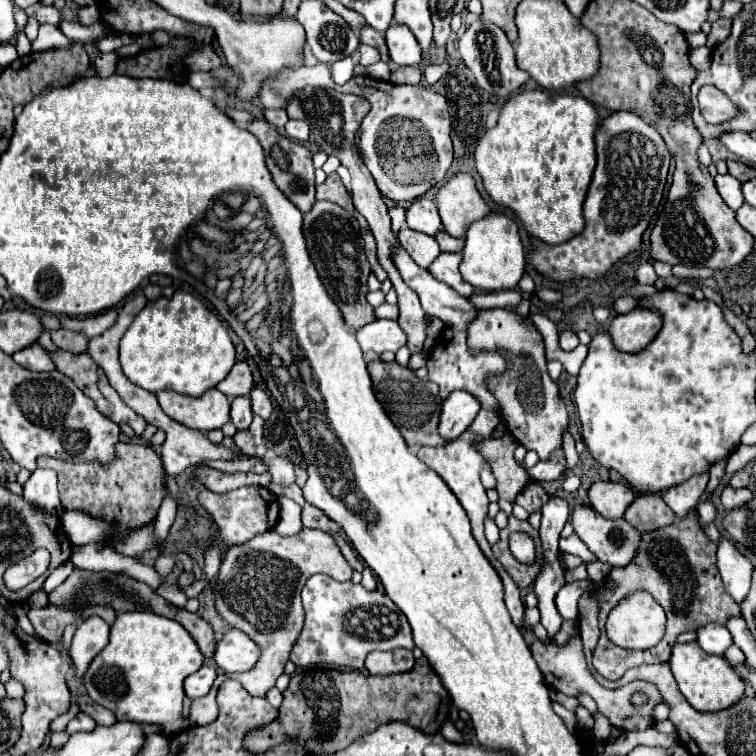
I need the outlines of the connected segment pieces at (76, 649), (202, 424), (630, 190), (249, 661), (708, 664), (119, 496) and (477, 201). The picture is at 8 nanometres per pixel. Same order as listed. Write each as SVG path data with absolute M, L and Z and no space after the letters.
M90 616L76 628L70 646L70 658L74 662L78 678L84 676L92 658L108 644L110 638L108 634L110 634L110 626L100 616Z
M216 388L198 398L170 390L158 392L156 396L162 410L188 428L208 432L214 428L222 428L230 420L230 400Z
M620 110L620 112L614 112L608 118L604 118L596 132L596 152L598 152L598 164L596 164L594 178L592 178L584 208L582 208L584 230L578 236L574 236L572 240L558 244L558 246L542 244L540 240L536 240L536 246L534 246L534 238L532 238L532 248L528 250L526 258L528 258L530 266L544 278L550 278L556 282L570 282L576 278L598 280L598 278L606 276L606 272L614 264L618 264L620 260L624 260L628 254L636 252L642 246L642 234L646 232L652 216L656 214L656 210L662 202L670 154L668 154L664 140L660 138L660 134L652 126L648 126L640 116Z
M236 628L224 634L214 654L214 662L218 670L224 674L246 672L256 664L258 658L260 658L260 648L256 648L254 640L250 640L248 634Z
M696 642L676 644L668 664L678 682L680 692L698 712L720 712L736 704L744 694L744 680L736 674L736 670L722 656L704 652Z
M118 442L116 456L112 464L74 464L56 458L38 458L38 466L54 468L58 472L60 500L66 510L82 510L94 518L116 524L114 540L122 538L126 532L146 526L156 518L160 502L170 496L162 482L162 460L160 456L144 444Z
M456 174L436 192L436 206L444 230L456 238L464 238L472 222L490 214L488 204L476 190L470 174Z

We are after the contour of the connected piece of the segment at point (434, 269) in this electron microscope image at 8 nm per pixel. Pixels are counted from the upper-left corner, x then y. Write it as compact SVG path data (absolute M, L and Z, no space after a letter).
M458 252L458 254L440 254L430 266L428 266L428 270L430 270L430 274L434 276L434 278L438 278L440 282L444 282L444 284L448 284L450 288L454 288L458 294L462 294L462 296L472 296L474 294L474 288L468 284L468 282L464 282L462 280L462 276L460 276L460 270L458 270L458 266L460 266L460 260L462 260L462 254Z

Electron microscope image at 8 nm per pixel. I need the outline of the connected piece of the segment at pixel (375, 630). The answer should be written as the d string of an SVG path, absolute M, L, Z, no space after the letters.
M314 574L302 588L302 602L306 622L290 654L290 660L298 668L362 670L366 656L374 650L414 648L406 616L386 594L378 590L370 592L362 584L338 582L326 574Z

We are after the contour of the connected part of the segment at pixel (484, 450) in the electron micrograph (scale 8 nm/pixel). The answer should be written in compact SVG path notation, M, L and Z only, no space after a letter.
M506 434L504 438L500 438L500 440L480 440L478 442L478 446L474 444L474 448L478 448L478 452L484 456L484 460L490 464L490 468L492 468L492 474L494 474L494 478L496 478L496 492L498 492L498 504L500 504L500 508L506 512L506 514L512 514L512 504L514 504L514 500L516 500L516 496L518 496L518 492L522 492L524 490L524 486L530 482L530 476L524 472L524 470L520 470L520 466L516 464L516 460L514 460L514 450L516 450L516 440L510 436L510 434Z

